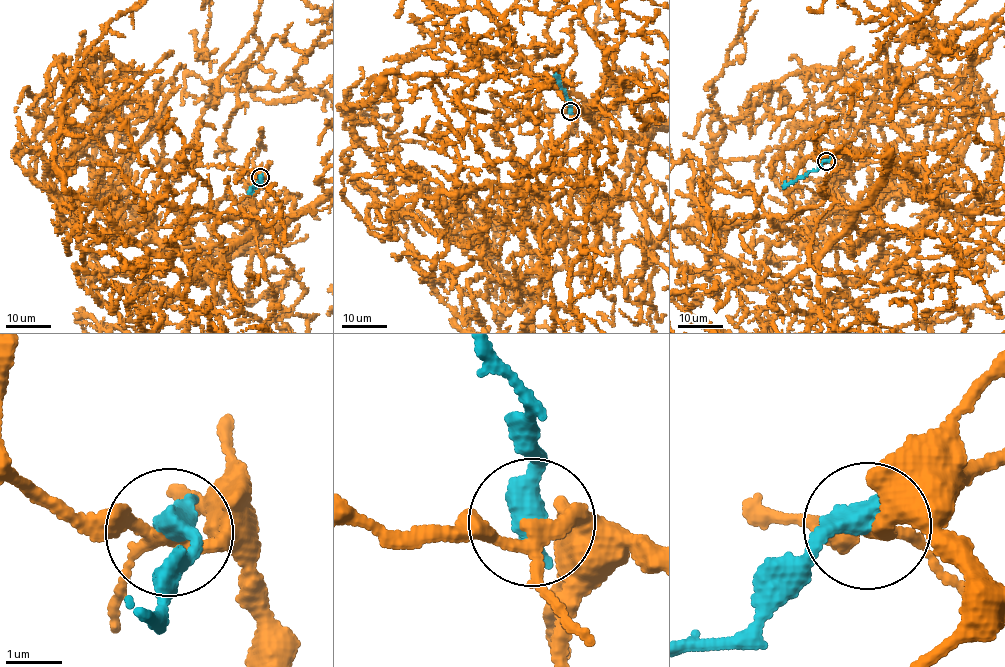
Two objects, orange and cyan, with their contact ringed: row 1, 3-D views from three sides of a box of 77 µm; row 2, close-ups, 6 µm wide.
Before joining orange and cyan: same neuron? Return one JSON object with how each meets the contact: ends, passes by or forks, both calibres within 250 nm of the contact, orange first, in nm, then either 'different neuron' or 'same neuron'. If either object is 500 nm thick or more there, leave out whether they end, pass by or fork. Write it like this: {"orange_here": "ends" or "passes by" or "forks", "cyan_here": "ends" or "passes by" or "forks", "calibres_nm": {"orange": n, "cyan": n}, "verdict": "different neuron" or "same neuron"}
{"calibres_nm": {"orange": 200, "cyan": 500}, "verdict": "different neuron"}

